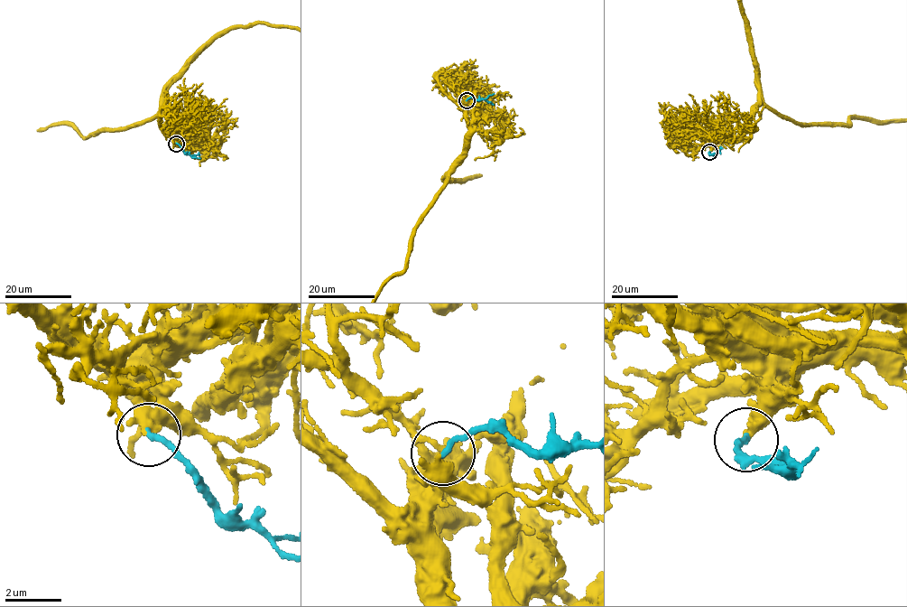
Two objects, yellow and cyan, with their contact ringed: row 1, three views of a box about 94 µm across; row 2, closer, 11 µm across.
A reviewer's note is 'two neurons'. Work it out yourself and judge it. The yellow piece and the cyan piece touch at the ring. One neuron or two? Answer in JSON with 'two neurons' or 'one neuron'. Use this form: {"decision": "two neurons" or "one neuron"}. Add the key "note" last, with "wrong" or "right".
{"decision": "one neuron", "note": "wrong"}

